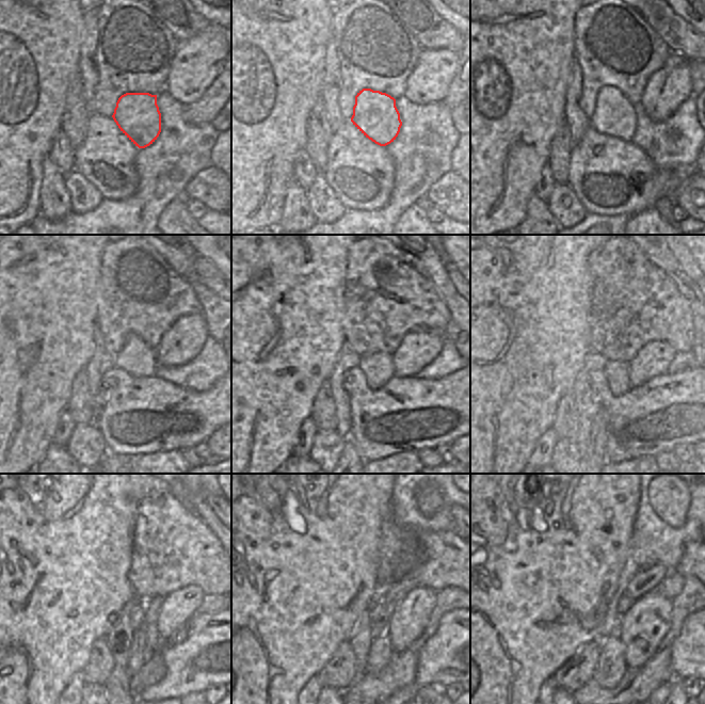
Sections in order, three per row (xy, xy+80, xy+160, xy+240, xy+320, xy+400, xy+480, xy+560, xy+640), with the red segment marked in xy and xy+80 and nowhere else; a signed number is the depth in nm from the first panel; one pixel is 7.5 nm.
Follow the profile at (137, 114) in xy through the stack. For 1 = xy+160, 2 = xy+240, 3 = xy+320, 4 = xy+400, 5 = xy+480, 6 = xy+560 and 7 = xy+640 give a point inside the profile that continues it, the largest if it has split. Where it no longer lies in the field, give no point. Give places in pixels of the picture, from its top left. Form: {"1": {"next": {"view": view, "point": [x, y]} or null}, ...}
{"1": {"next": {"view": "xy+160", "point": [613, 115]}}, "2": {"next": {"view": "xy+240", "point": [135, 357]}}, "3": {"next": {"view": "xy+320", "point": [378, 367]}}, "4": {"next": {"view": "xy+400", "point": [615, 372]}}, "5": {"next": {"view": "xy+480", "point": [151, 607]}}, "6": {"next": {"view": "xy+560", "point": [380, 652]}}, "7": {"next": {"view": "xy+640", "point": [611, 667]}}}

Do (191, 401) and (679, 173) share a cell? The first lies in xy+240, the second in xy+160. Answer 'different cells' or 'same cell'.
same cell

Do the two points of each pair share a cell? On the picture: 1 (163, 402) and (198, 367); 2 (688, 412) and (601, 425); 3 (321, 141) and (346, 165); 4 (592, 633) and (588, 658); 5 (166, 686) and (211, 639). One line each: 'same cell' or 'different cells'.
1: different cells
2: different cells
3: different cells
4: different cells
5: same cell

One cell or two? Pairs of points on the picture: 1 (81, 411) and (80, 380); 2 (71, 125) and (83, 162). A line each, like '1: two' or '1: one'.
1: one
2: two

